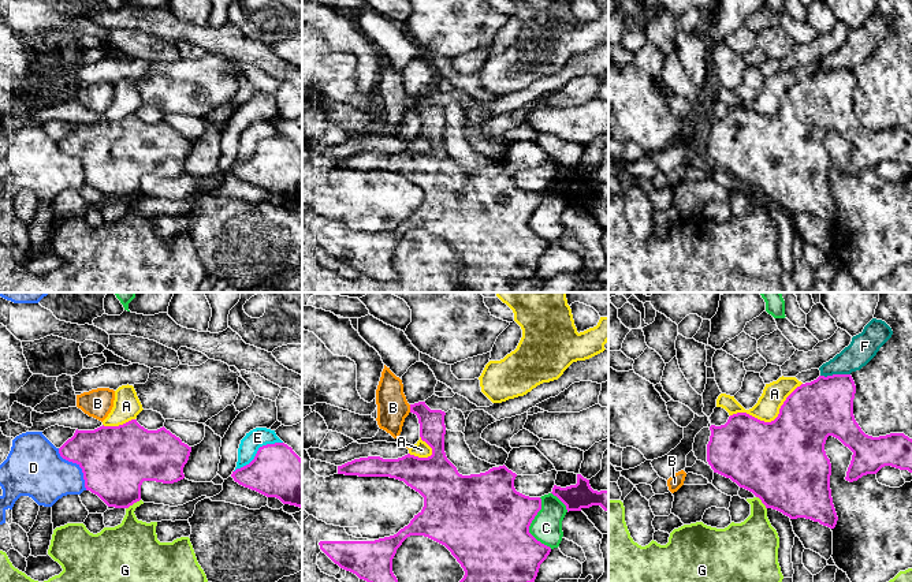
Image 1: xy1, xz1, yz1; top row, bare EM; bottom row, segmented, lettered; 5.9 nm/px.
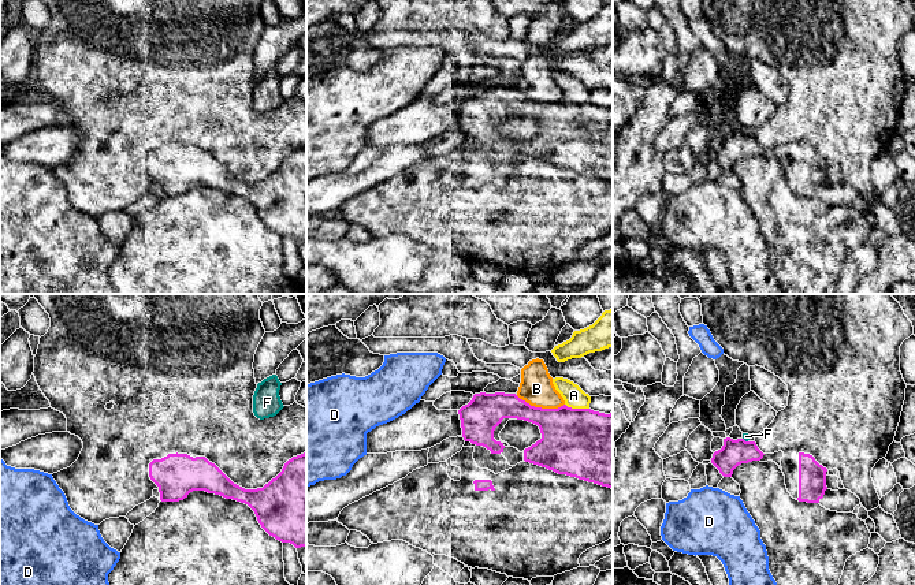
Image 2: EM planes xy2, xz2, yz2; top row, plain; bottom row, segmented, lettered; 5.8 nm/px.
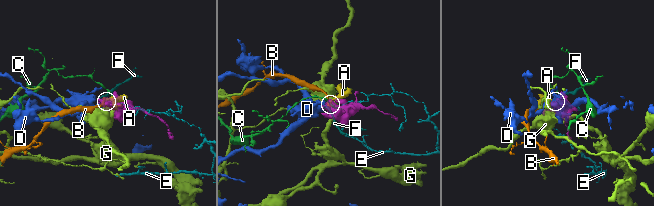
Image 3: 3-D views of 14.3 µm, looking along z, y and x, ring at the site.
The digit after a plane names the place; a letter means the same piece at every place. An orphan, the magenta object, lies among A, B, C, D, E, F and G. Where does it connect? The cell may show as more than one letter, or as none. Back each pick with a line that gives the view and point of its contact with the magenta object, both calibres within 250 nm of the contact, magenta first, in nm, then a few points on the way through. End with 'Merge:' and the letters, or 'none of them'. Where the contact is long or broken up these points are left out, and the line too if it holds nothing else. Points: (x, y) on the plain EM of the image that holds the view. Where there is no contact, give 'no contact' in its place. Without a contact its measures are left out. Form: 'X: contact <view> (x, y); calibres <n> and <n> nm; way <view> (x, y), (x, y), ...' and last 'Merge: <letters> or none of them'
Merge: none of them

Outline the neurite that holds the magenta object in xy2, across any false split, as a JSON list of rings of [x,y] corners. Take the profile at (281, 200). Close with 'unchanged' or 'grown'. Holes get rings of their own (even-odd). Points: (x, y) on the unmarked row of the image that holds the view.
[[[306,146],[289,153],[282,165],[263,182],[245,183],[234,178],[215,157],[205,150],[168,148],[149,157],[149,171],[159,180],[161,195],[179,195],[193,185],[205,185],[248,198],[261,221],[282,236],[295,242],[306,241]]]; unchanged

